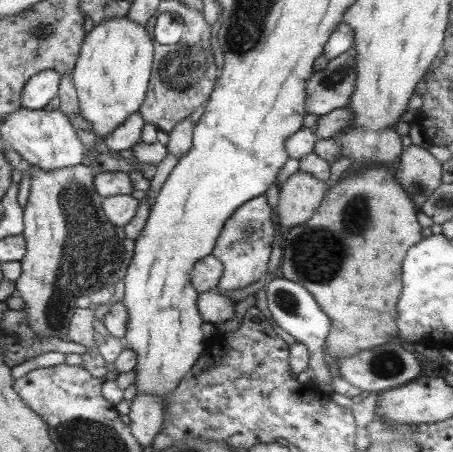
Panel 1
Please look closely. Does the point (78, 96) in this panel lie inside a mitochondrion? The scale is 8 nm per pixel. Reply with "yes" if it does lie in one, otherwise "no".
no

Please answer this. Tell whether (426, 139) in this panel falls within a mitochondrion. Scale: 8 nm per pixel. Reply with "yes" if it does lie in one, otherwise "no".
no

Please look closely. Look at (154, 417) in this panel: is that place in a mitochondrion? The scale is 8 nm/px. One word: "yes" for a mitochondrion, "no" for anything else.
no

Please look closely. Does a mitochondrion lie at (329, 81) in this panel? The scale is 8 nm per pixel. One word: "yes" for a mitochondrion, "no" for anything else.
yes

